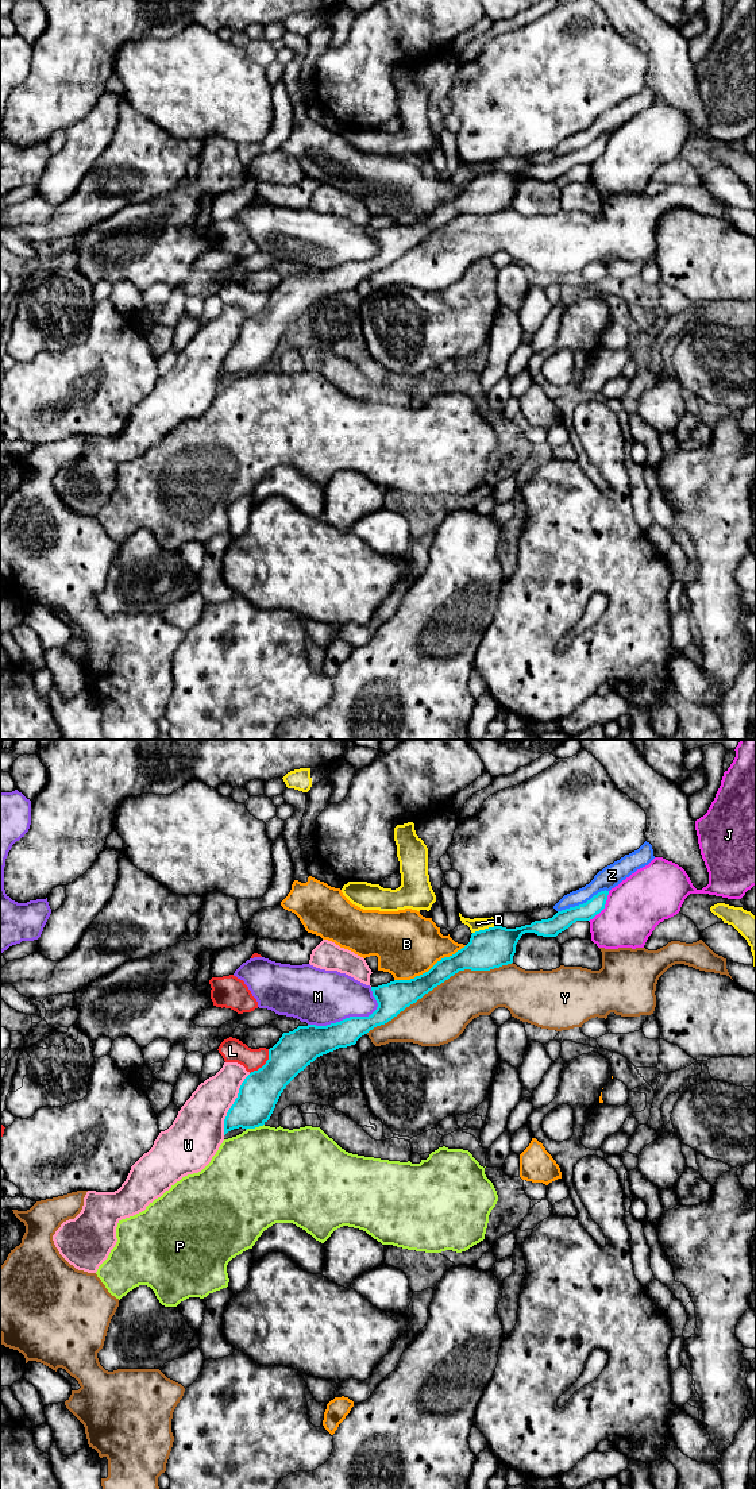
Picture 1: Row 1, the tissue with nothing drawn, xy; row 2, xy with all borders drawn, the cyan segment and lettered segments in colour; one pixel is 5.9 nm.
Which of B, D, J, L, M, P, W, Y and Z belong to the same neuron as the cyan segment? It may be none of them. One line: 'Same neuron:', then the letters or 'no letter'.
Same neuron: no letter

